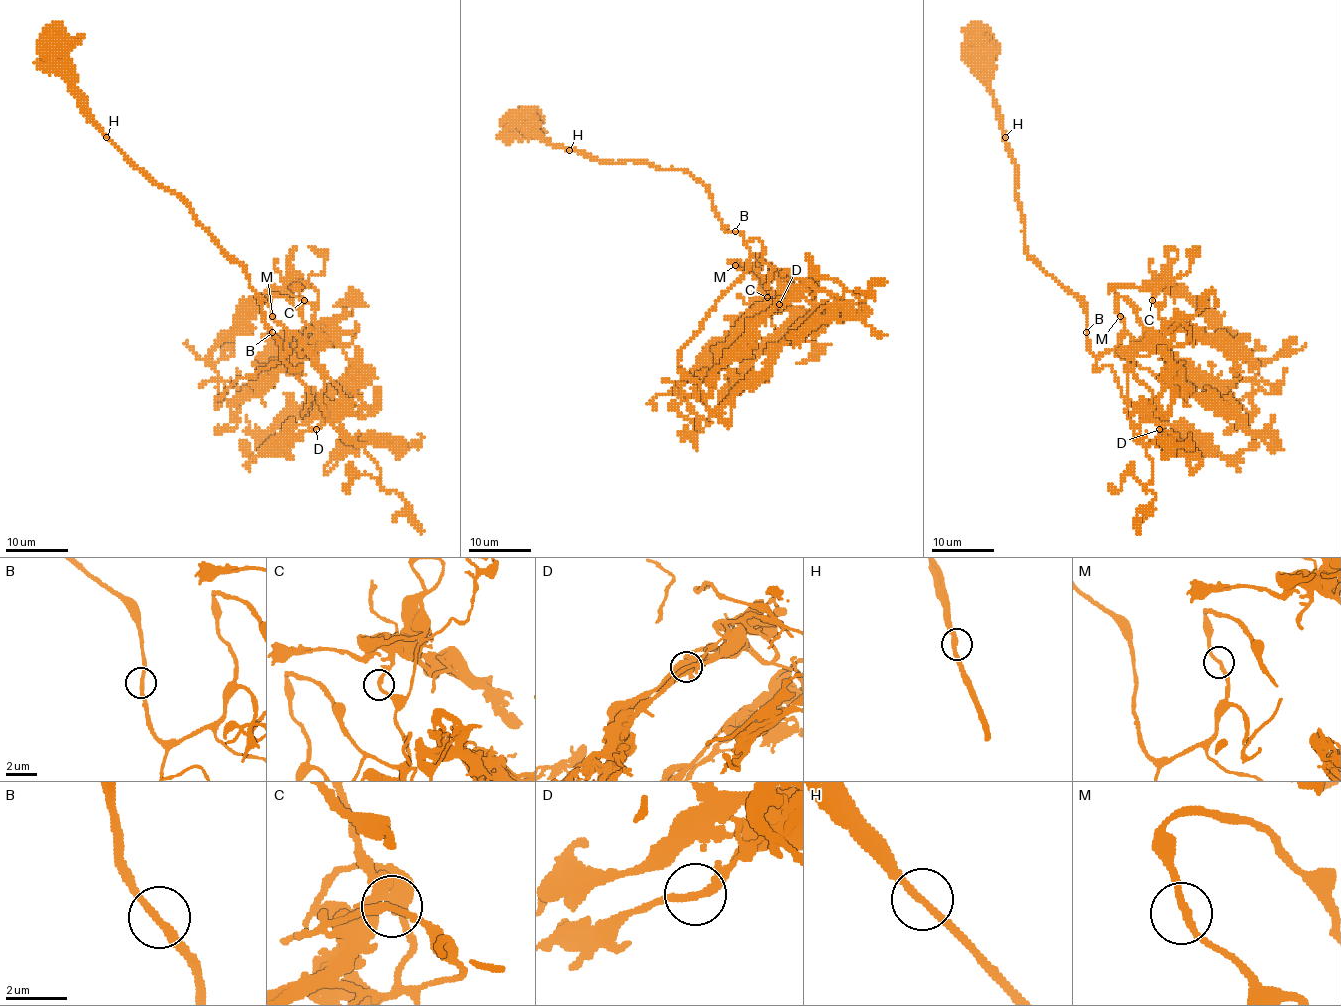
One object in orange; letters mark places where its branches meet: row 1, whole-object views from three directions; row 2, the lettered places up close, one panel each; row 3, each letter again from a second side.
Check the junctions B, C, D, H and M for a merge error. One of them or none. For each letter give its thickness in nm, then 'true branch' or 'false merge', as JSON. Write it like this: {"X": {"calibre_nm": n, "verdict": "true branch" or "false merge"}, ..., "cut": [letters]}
{"B": {"calibre_nm": 240, "verdict": "true branch"}, "C": {"calibre_nm": 240, "verdict": "true branch"}, "D": {"calibre_nm": 220, "verdict": "true branch"}, "H": {"calibre_nm": 240, "verdict": "true branch"}, "M": {"calibre_nm": 220, "verdict": "true branch"}, "cut": []}

